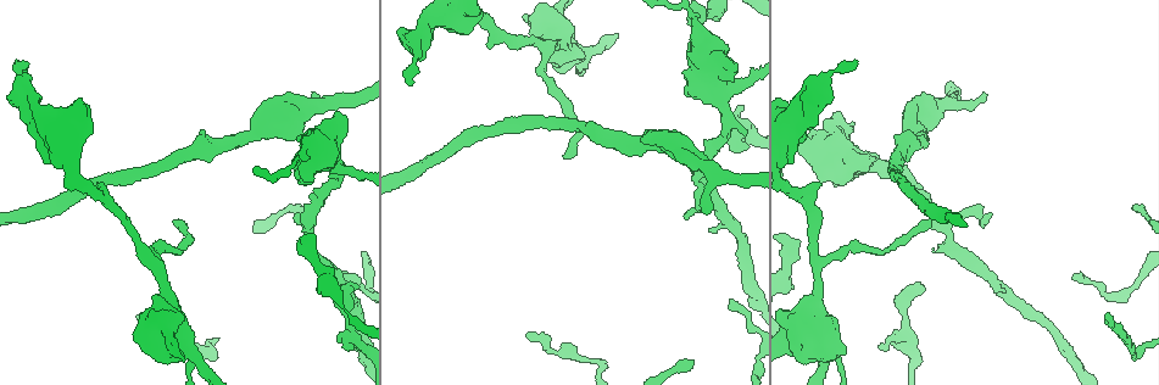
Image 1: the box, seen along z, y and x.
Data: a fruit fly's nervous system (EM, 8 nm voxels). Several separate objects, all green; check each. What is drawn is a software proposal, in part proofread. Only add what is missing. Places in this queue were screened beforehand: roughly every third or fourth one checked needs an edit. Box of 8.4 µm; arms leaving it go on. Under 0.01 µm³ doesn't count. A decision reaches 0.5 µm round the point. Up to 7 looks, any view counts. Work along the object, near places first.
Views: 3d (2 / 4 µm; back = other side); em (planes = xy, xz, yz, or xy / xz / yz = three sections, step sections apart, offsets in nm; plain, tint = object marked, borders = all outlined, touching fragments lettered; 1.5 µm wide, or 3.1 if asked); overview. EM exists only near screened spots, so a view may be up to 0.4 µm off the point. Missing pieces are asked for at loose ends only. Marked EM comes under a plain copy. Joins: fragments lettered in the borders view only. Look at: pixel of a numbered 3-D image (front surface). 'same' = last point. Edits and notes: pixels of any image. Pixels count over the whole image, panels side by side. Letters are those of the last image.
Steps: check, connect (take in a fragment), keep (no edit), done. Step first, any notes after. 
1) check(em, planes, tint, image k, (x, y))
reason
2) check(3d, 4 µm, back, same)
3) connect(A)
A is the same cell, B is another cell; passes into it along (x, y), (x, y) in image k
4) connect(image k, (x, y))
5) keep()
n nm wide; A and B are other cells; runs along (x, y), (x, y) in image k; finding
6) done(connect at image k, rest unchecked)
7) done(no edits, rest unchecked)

check(em, planes, borders, image 1, (17, 63))
an open end

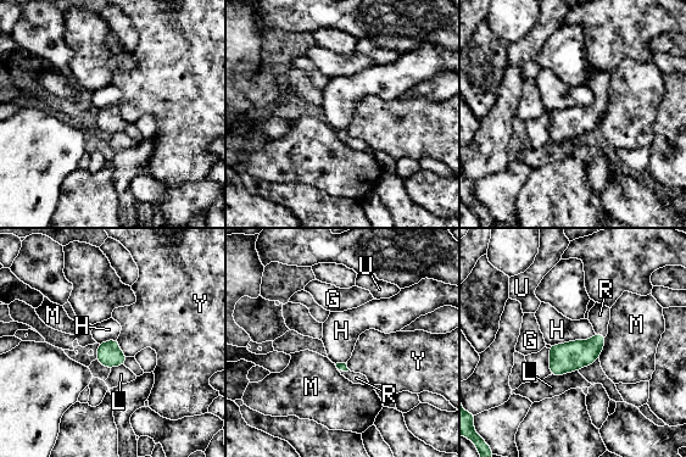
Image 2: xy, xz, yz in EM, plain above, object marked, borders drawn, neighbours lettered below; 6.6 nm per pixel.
connect(R)
R is the same cell, G, H, L, M, U and Y are other cells; passes into it along (572, 356), (600, 333), (600, 315) in image 2; it goes on there

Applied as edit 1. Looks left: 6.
check(3d, 2 µm, image 1, (989, 213))
an open end

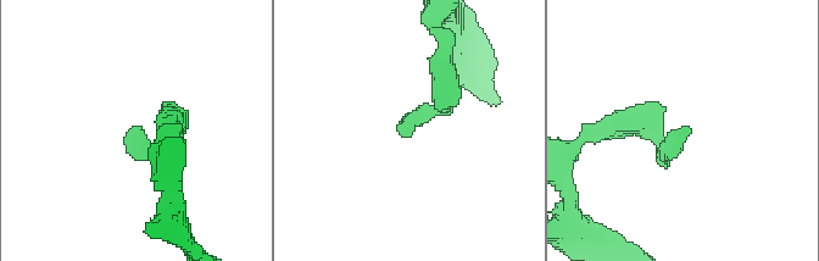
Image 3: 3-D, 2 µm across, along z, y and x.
check(em, planes, borders, image 3, (399, 131))

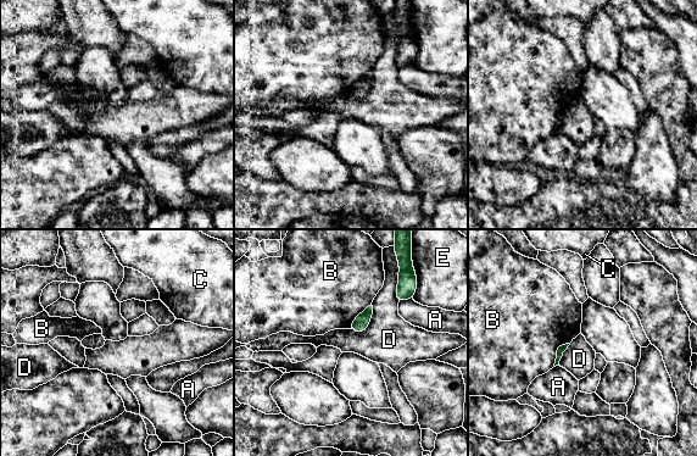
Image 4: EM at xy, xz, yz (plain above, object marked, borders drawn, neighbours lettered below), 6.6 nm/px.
keep()
A, B, C, D and E are other cells; border along (569, 343), (558, 348), (553, 366) in image 4; no lettered fragment goes on from it

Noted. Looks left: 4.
check(em, planes, borders, image 1, (316, 95))

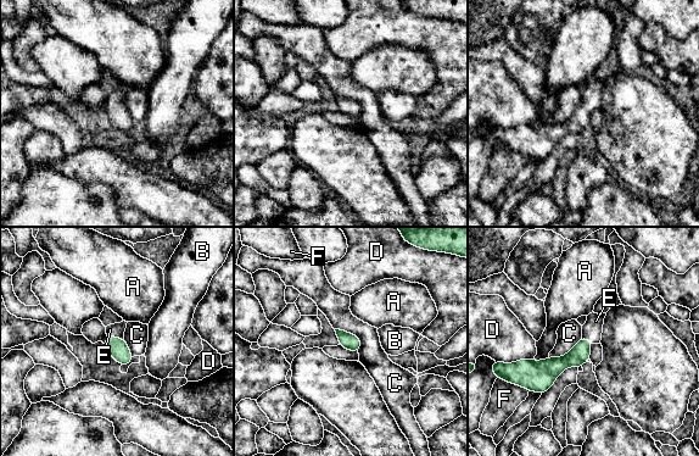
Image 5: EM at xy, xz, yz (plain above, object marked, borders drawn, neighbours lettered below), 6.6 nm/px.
connect(E)
110 nm wide; E is the same cell, A, B, C, D and F are other cells; passes into it along (118, 349), (116, 337), (117, 329) in image 5; it goes on there

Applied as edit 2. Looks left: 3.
done(connect at image 2, connect at image 5, rest unchecked)

